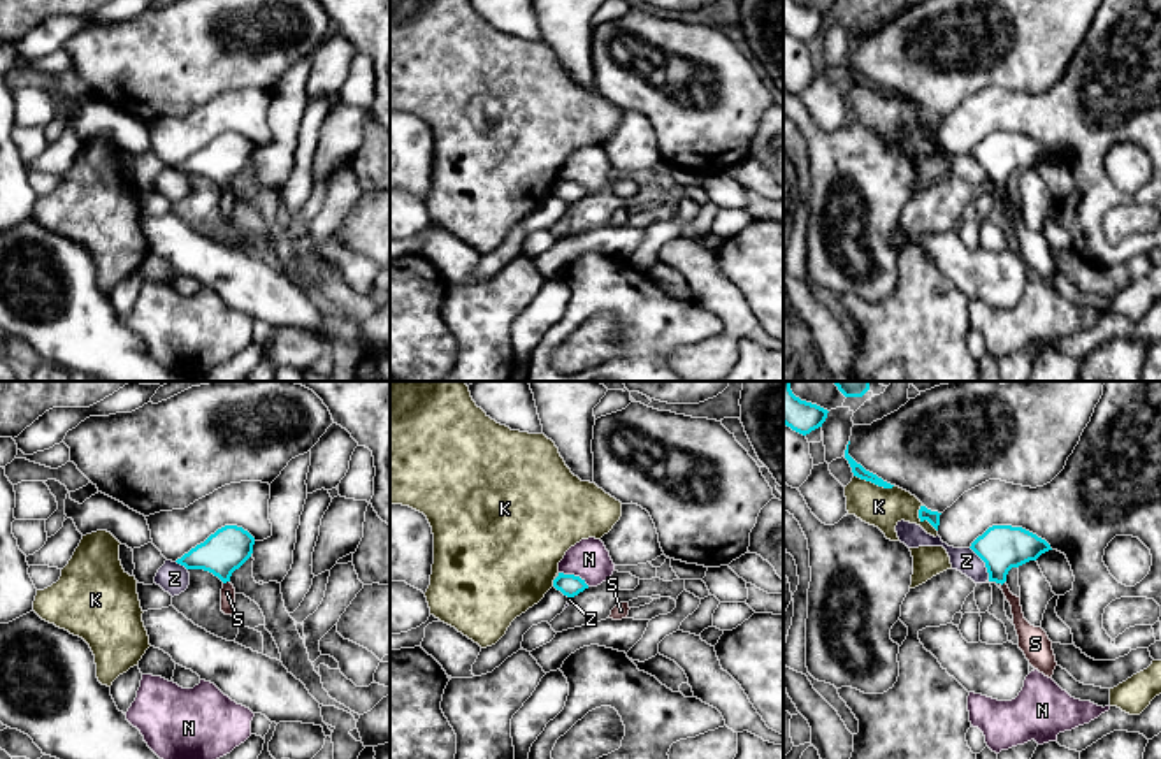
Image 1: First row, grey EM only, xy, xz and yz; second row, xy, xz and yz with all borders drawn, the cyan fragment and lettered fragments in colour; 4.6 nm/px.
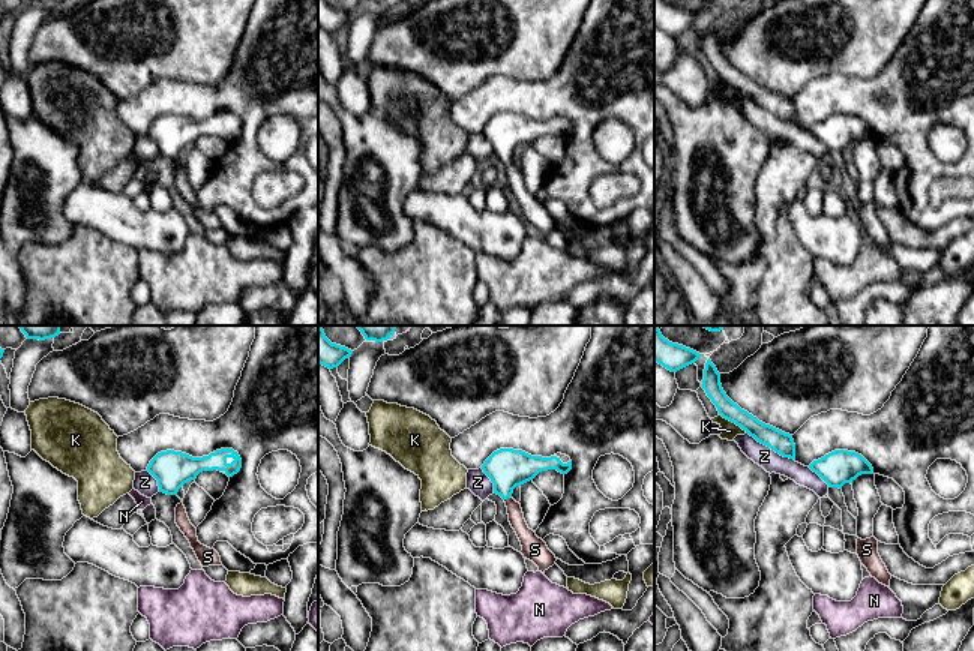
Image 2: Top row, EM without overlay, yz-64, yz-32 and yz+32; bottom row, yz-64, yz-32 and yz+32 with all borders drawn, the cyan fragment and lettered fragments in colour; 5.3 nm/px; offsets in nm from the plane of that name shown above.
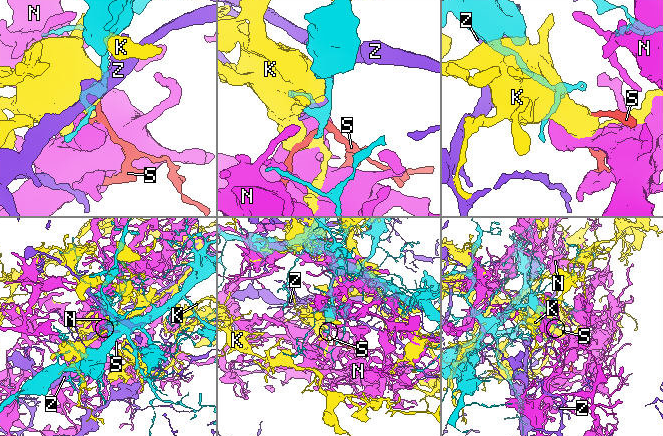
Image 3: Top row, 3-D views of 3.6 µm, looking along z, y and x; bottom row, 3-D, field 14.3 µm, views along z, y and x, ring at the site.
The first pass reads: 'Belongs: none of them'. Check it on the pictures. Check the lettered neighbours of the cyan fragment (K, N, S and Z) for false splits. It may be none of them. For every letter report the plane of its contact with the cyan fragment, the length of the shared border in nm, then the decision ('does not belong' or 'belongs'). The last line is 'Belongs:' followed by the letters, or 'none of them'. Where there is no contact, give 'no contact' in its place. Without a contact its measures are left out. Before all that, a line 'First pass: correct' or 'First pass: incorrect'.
First pass: incorrect
K: yz | 200 nm | does not belong
N: xz | 160 nm | does not belong
S: xy | 40 nm | belongs
Z: yz | 180 nm | does not belong
Belongs: S

